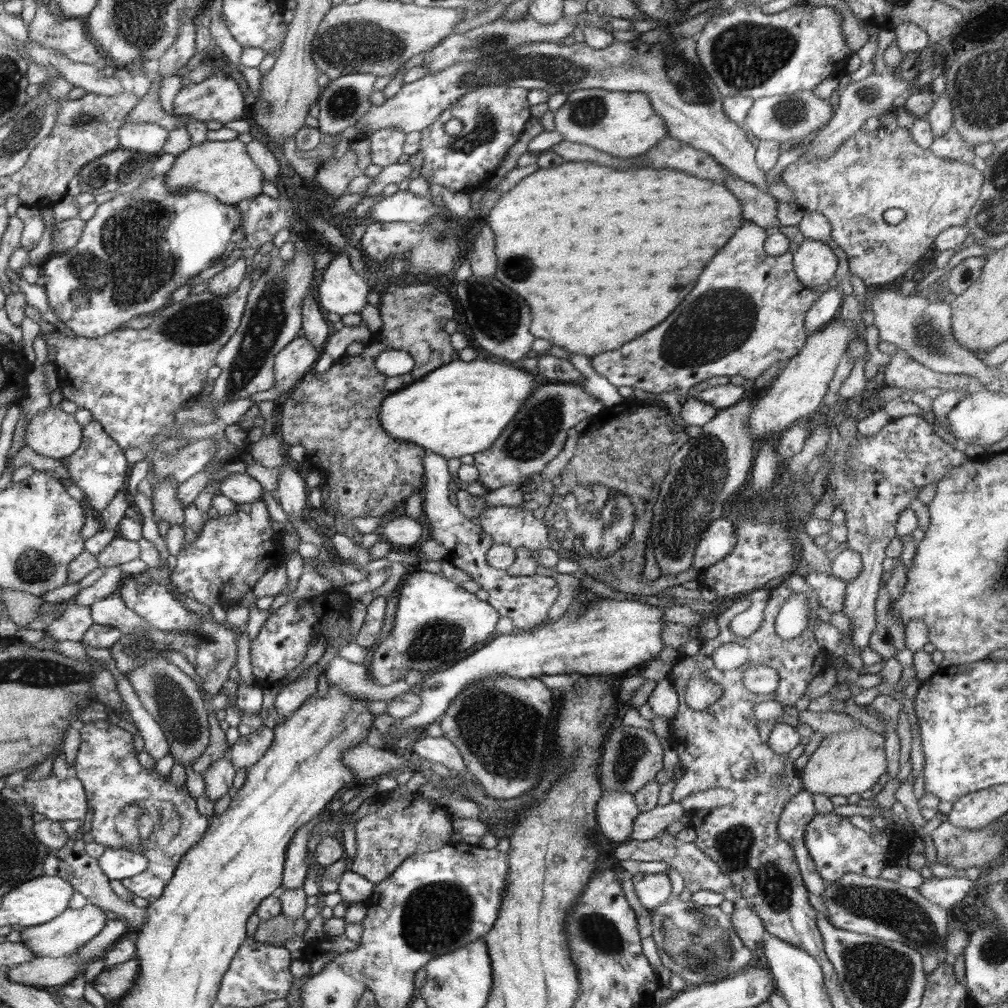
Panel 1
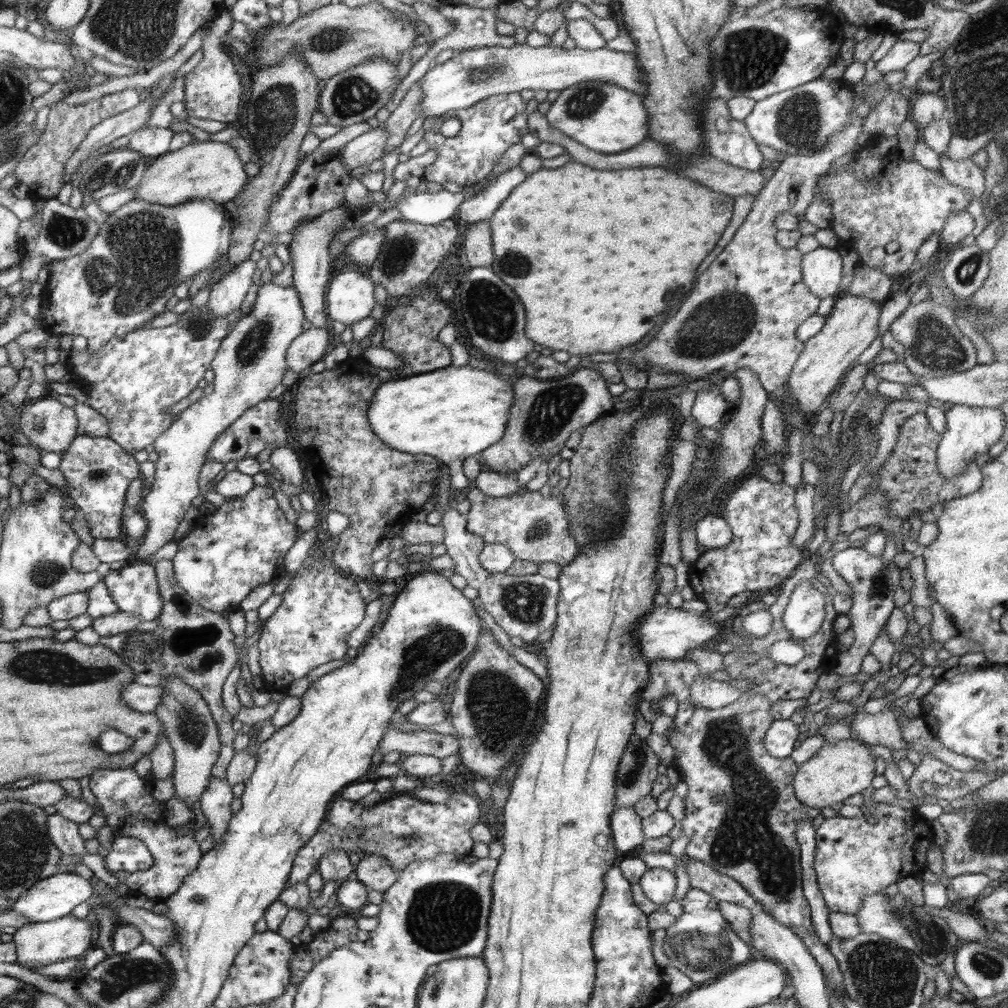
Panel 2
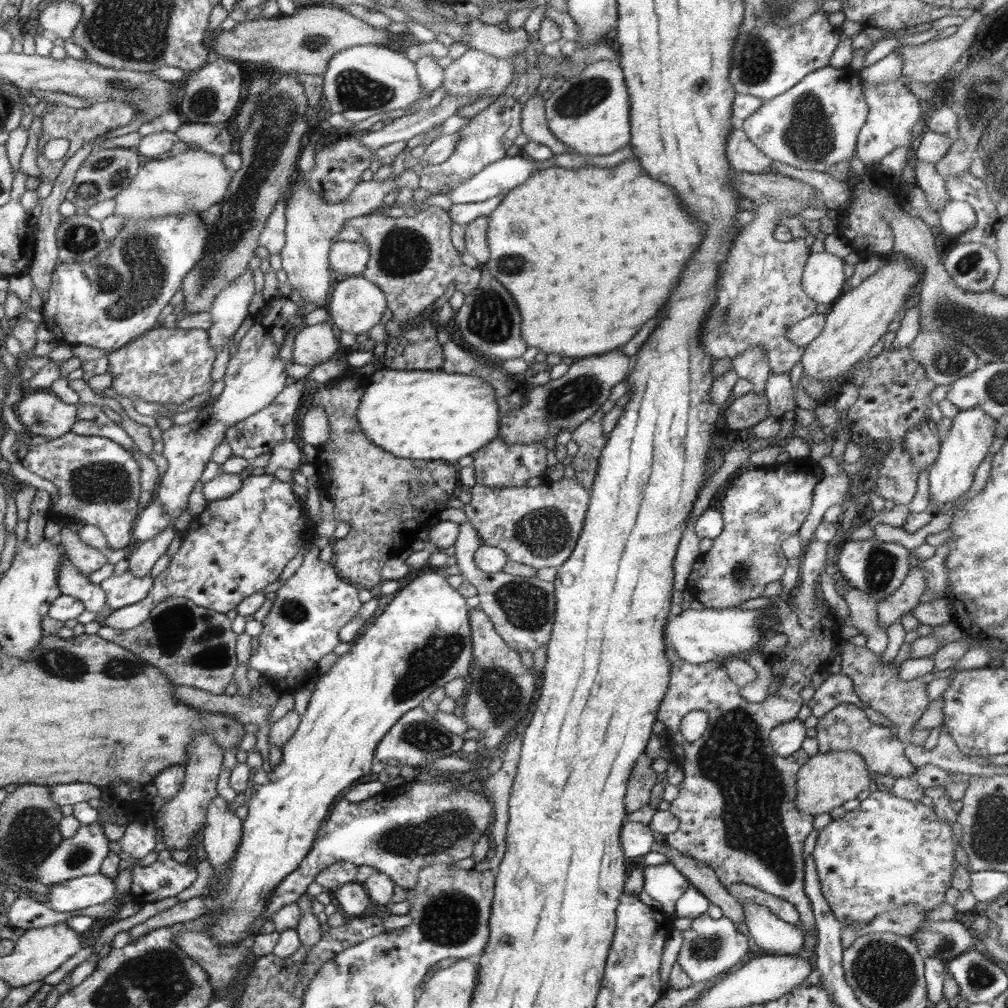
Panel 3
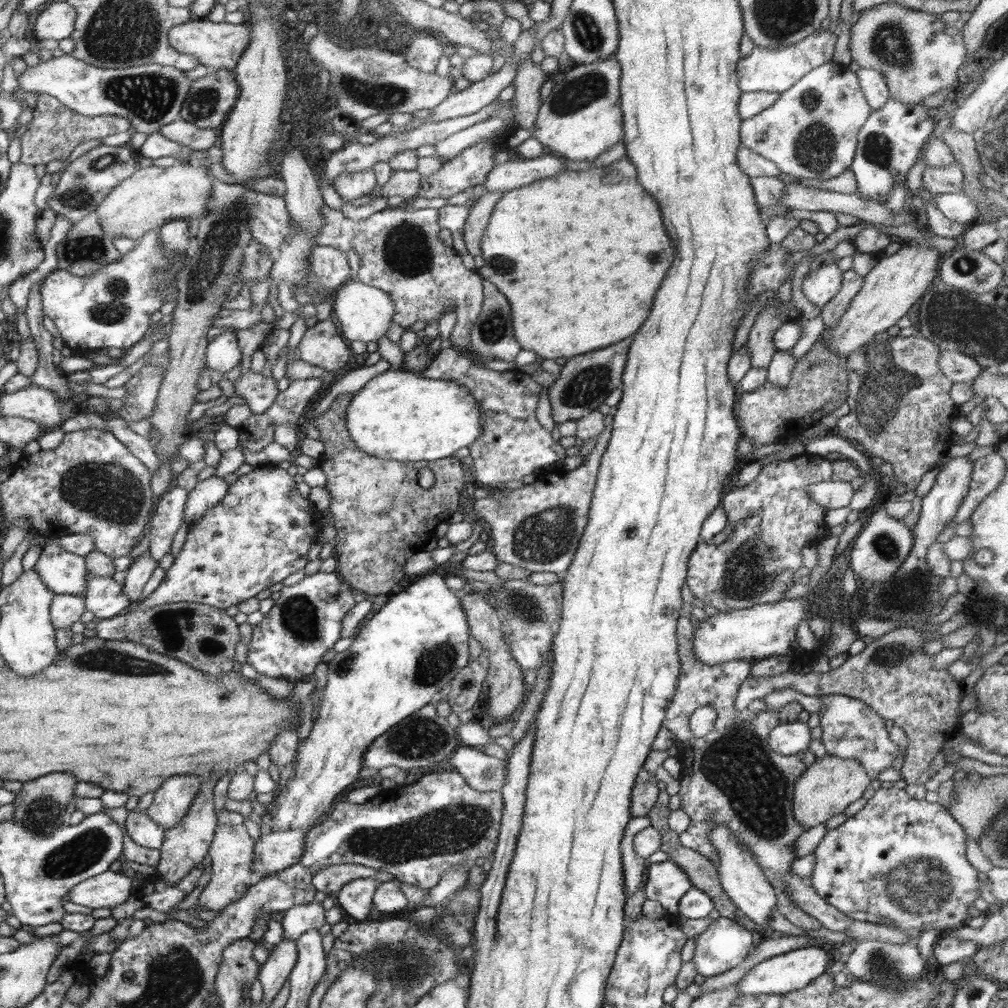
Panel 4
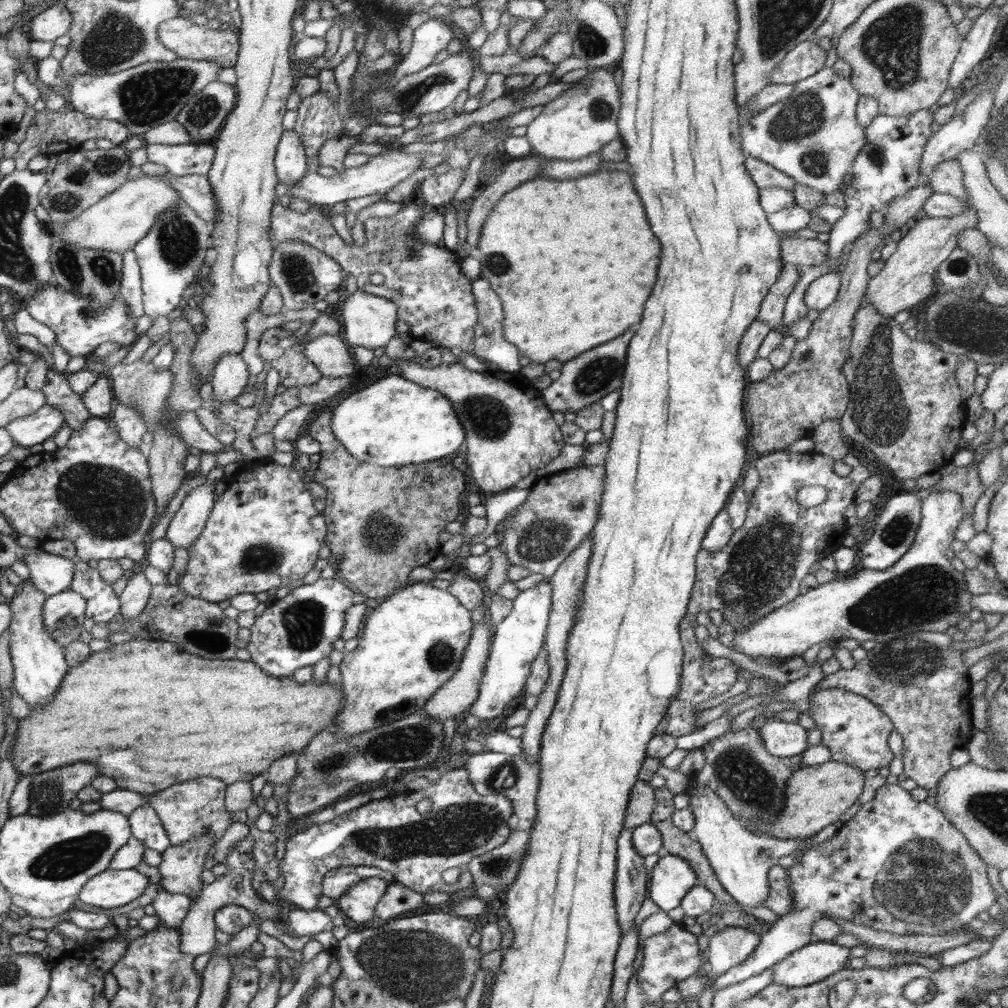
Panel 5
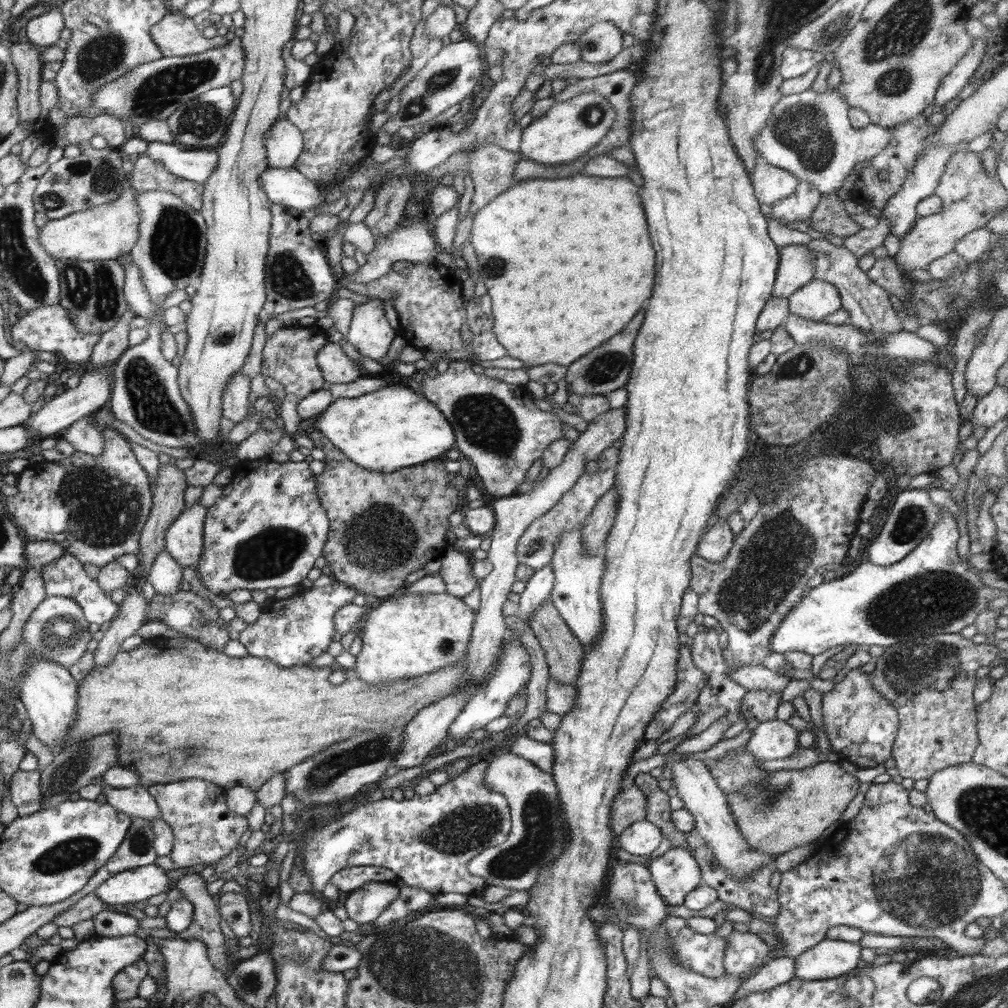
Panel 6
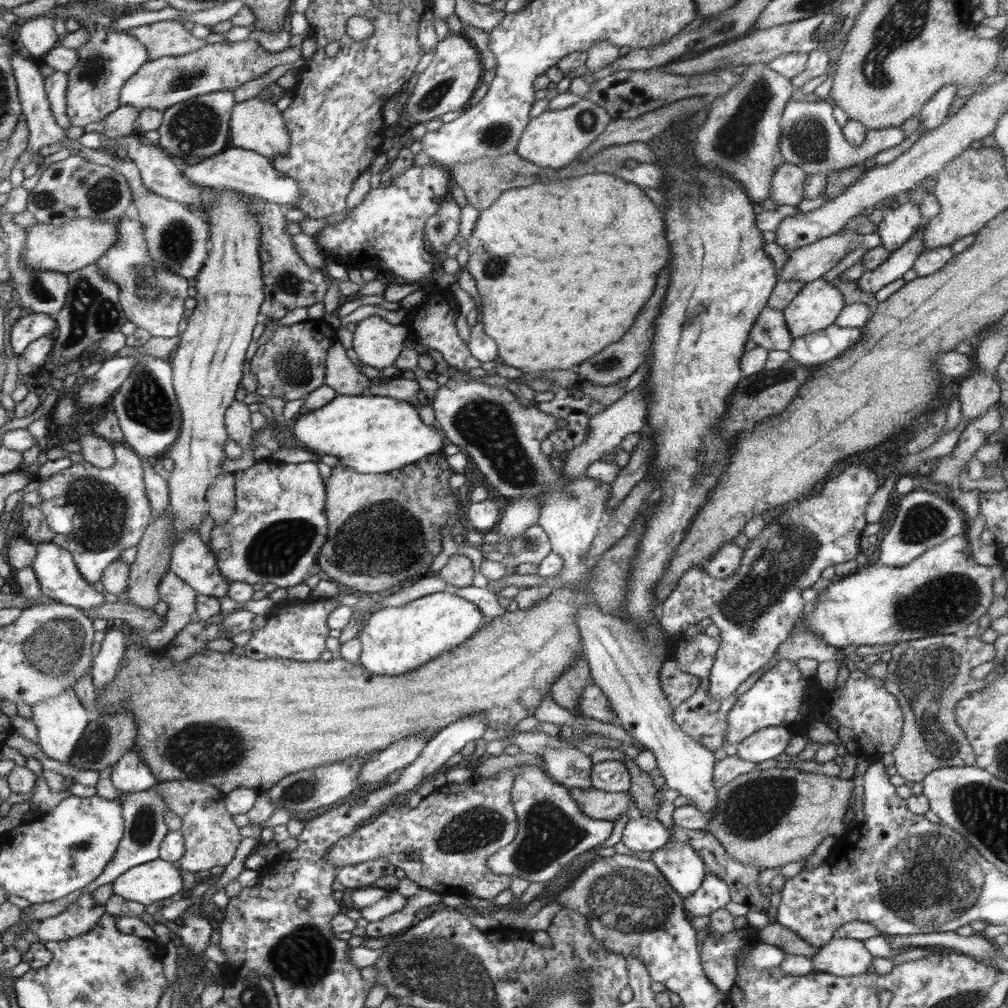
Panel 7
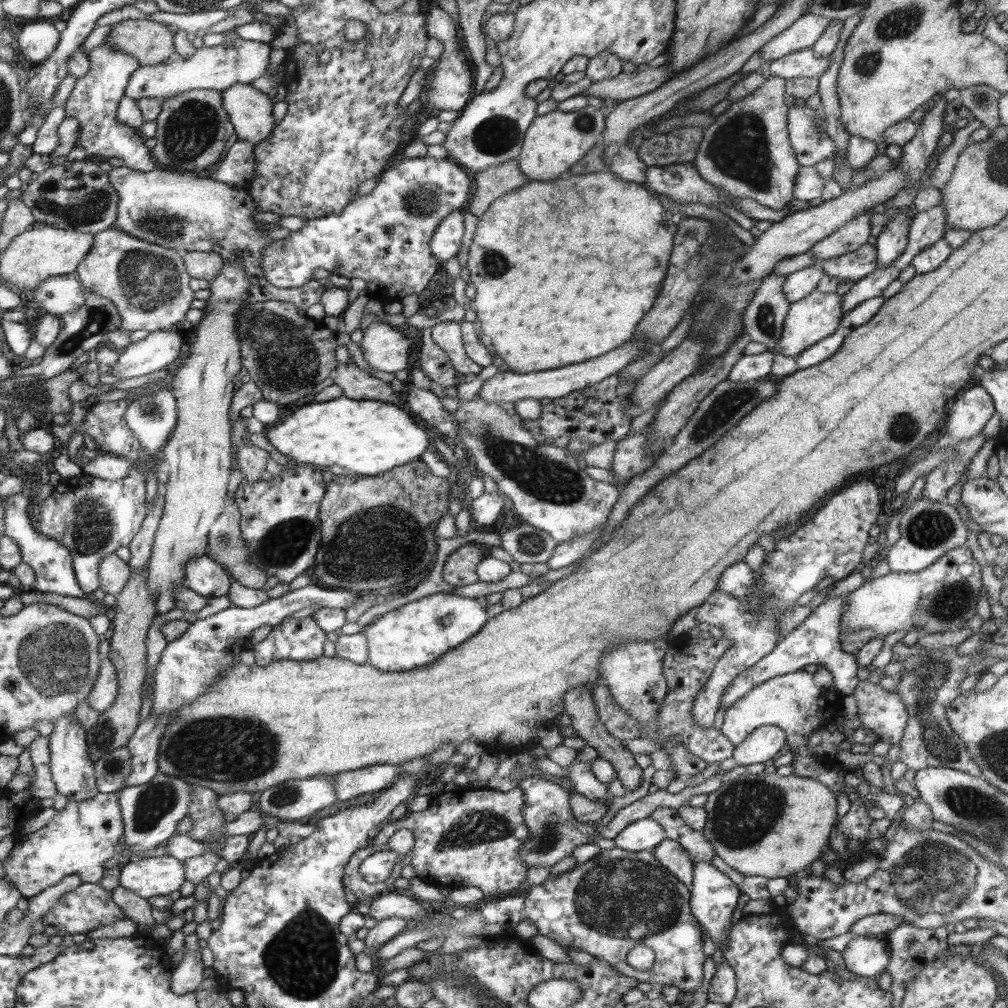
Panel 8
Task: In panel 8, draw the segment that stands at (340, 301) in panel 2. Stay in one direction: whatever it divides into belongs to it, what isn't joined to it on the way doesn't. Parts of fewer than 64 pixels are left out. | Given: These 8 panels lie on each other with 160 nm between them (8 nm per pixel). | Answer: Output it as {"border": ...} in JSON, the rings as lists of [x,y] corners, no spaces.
{"border":[[[377,320],[363,331],[360,347],[372,369],[394,374],[412,369],[410,348],[414,344],[416,342],[407,333]]]}

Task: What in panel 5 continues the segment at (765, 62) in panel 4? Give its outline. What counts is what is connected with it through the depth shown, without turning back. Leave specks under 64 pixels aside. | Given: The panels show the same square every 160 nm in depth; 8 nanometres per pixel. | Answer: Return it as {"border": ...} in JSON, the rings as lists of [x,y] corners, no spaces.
{"border":[[[814,41],[797,44],[769,74],[772,84],[796,84],[816,74],[826,60],[827,52]]]}

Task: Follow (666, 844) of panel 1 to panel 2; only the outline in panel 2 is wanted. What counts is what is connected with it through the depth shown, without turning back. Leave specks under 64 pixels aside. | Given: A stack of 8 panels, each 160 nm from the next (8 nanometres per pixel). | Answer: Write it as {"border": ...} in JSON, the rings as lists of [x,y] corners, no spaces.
{"border":[[[686,856],[686,870],[690,877],[691,888],[697,888],[707,892],[719,901],[733,902],[749,908],[752,912],[764,910],[763,906],[731,876],[714,870],[708,864]]]}

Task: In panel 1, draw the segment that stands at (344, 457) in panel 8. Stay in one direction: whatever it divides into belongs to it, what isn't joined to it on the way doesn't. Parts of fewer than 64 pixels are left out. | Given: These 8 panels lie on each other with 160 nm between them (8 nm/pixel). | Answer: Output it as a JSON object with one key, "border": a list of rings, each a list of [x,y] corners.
{"border":[[[458,358],[441,368],[436,368],[422,380],[412,384],[412,388],[402,388],[400,392],[386,396],[379,412],[379,420],[387,433],[396,440],[411,442],[427,452],[443,456],[446,460],[460,458],[466,454],[475,455],[490,448],[496,438],[500,438],[502,428],[508,426],[508,422],[514,418],[533,390],[542,383],[543,381],[534,373],[526,371],[517,364],[506,366],[478,359],[465,362]]]}

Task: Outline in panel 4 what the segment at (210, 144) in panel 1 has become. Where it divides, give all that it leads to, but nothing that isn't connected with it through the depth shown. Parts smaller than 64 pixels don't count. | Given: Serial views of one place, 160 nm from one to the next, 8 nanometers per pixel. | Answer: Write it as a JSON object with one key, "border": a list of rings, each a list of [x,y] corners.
{"border":[[[178,162],[163,169],[150,165],[139,167],[130,178],[123,180],[96,207],[95,213],[104,234],[108,237],[128,237],[142,240],[144,234],[160,228],[171,220],[189,219],[195,221],[207,210],[211,200],[211,186],[214,180],[208,167],[193,166]]]}

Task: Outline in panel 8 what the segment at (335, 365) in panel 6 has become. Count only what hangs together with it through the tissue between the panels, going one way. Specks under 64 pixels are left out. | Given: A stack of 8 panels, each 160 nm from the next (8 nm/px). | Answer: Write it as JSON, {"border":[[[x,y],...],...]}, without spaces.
{"border":[[[339,364],[332,373],[334,384],[343,390],[343,395],[352,400],[382,400],[403,406],[402,393],[395,392],[389,383],[374,378],[360,370],[356,364]]]}

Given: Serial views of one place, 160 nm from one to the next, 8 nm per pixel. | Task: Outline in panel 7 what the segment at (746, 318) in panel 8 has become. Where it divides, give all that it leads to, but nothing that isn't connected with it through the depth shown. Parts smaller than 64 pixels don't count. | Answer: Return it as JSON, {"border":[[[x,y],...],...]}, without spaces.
{"border":[[[768,305],[757,316],[755,325],[749,332],[749,338],[766,350],[787,351],[793,341],[783,313]]]}

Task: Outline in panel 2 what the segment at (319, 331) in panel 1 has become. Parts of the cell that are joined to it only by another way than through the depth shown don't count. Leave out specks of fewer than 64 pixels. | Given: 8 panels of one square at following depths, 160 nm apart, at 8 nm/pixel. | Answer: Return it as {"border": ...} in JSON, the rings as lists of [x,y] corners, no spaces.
{"border":[[[354,178],[348,184],[344,192],[347,194],[346,199],[340,206],[327,210],[311,219],[306,219],[294,227],[294,240],[289,245],[289,254],[292,258],[293,286],[299,294],[299,300],[303,302],[306,310],[307,322],[311,322],[312,327],[326,327],[328,316],[325,310],[326,289],[328,283],[334,276],[335,269],[331,256],[329,254],[329,245],[334,239],[336,231],[344,225],[347,214],[351,210],[364,208],[366,204],[371,203],[370,190],[362,181]]]}

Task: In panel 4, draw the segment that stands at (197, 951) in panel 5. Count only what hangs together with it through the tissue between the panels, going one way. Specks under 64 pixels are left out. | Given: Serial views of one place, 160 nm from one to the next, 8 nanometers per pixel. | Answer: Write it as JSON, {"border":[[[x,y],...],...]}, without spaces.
{"border":[[[217,825],[215,830],[214,840],[210,844],[208,855],[212,858],[212,876],[209,883],[205,886],[205,889],[201,892],[195,905],[189,908],[188,914],[195,914],[198,917],[198,911],[205,908],[206,910],[222,910],[225,906],[240,900],[241,896],[244,896],[248,889],[256,884],[260,876],[253,873],[252,861],[254,861],[254,842],[255,840],[248,834],[247,828],[243,825]]]}

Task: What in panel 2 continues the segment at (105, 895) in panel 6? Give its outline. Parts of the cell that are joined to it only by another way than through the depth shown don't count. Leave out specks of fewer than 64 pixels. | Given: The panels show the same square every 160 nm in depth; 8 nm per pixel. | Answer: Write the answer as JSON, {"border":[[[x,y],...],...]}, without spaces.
{"border":[[[56,873],[27,888],[26,892],[14,899],[12,910],[25,916],[30,923],[50,922],[70,915],[72,909],[82,902],[91,904],[92,896],[96,896],[96,888],[94,888],[92,880],[74,873]]]}

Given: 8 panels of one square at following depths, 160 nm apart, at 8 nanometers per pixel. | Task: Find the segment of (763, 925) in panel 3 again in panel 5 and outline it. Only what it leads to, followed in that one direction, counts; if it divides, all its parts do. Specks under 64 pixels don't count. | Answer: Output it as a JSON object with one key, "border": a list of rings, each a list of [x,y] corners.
{"border":[[[700,785],[689,786],[687,794],[689,809],[695,818],[695,827],[691,830],[691,835],[701,845],[712,871],[716,873],[724,890],[744,906],[763,905],[763,900],[769,891],[768,871],[779,865],[780,858],[788,855],[798,858],[808,848],[812,848],[808,842],[812,836],[778,840],[762,833],[753,833],[732,814],[732,811],[720,800],[720,796],[716,796],[716,792],[710,788],[700,788]]]}

